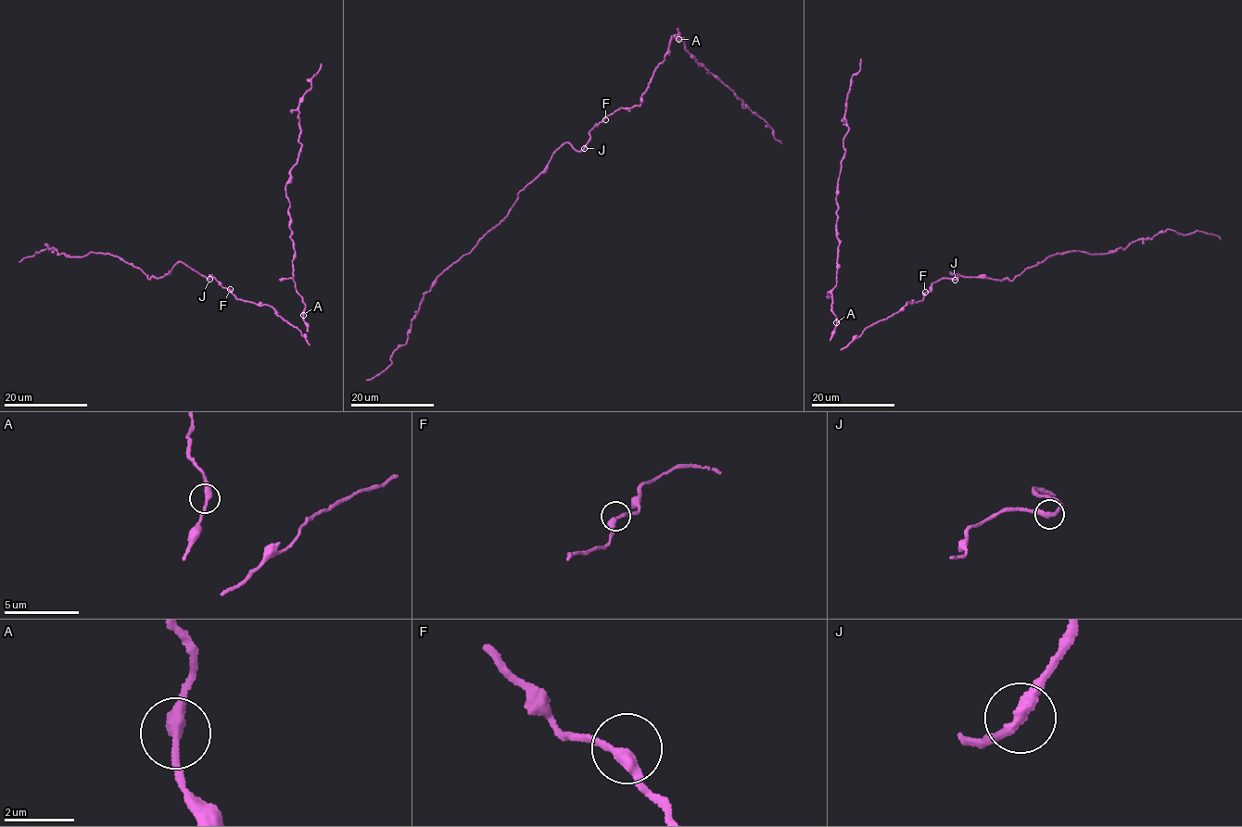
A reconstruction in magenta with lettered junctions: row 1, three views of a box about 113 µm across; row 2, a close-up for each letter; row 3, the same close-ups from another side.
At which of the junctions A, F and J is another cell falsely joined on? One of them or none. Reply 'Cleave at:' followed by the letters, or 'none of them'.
Cleave at: none of them

